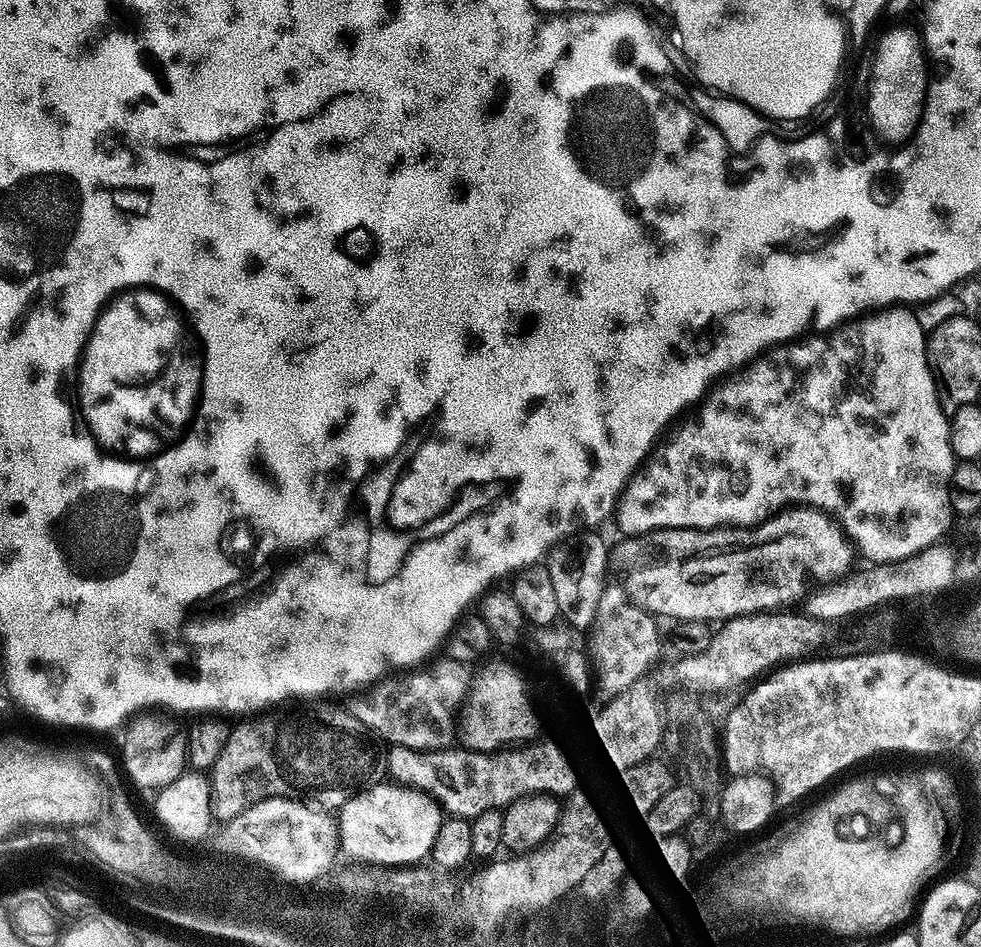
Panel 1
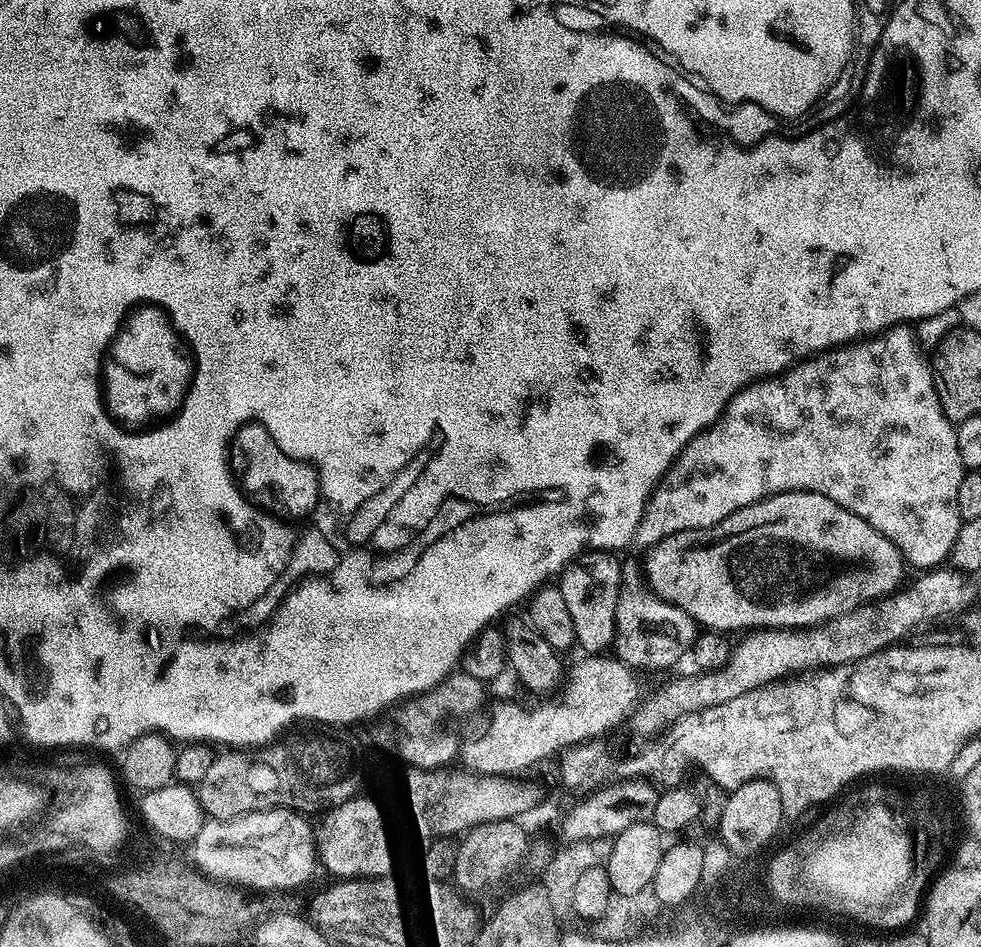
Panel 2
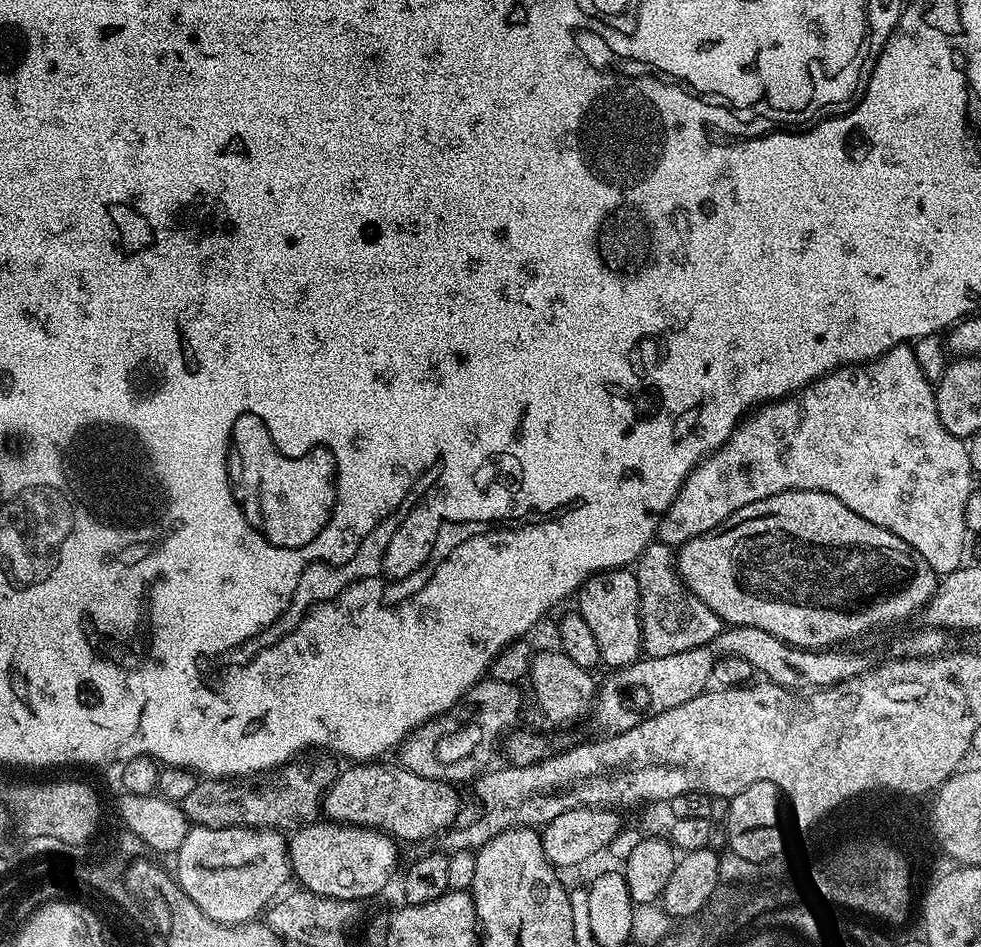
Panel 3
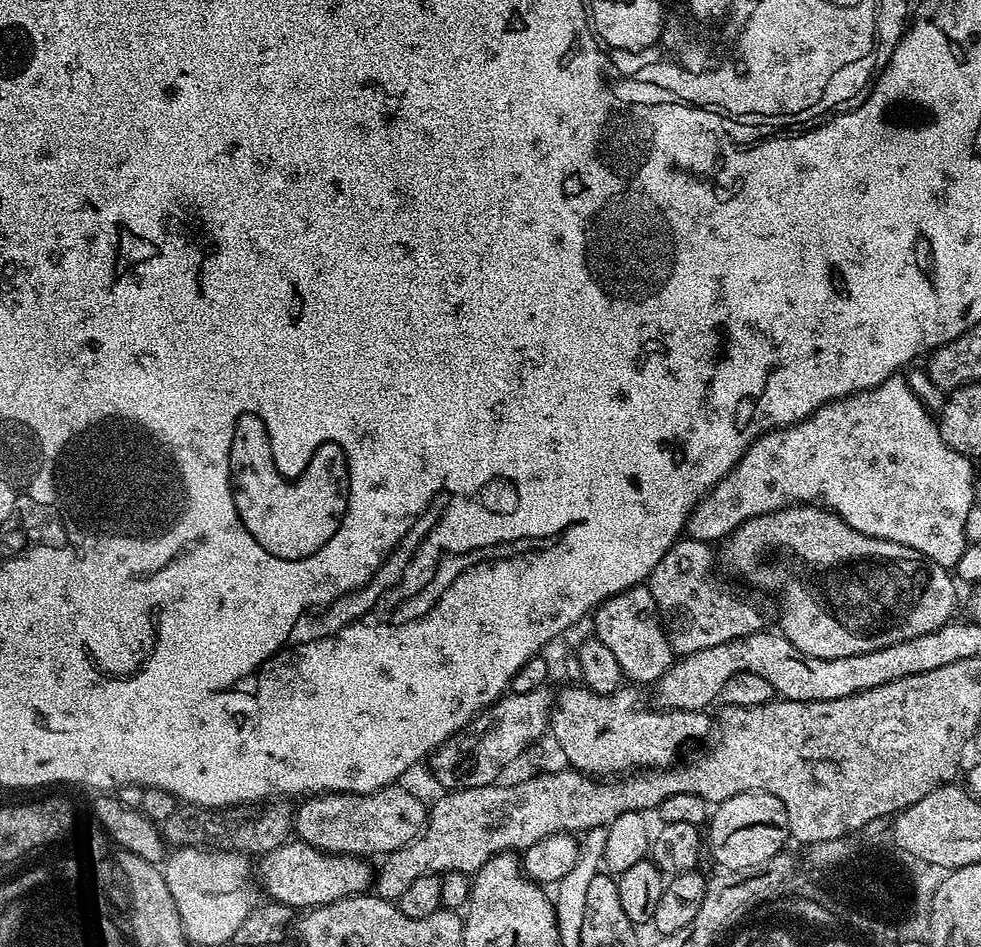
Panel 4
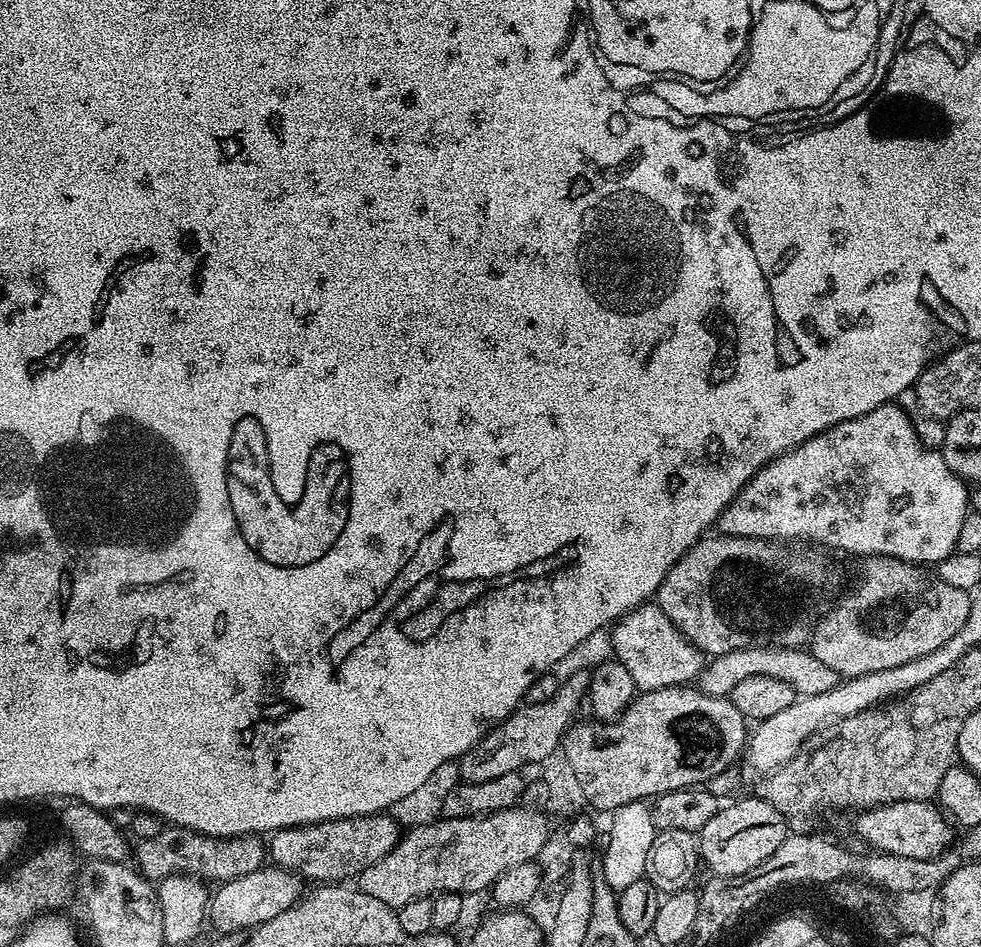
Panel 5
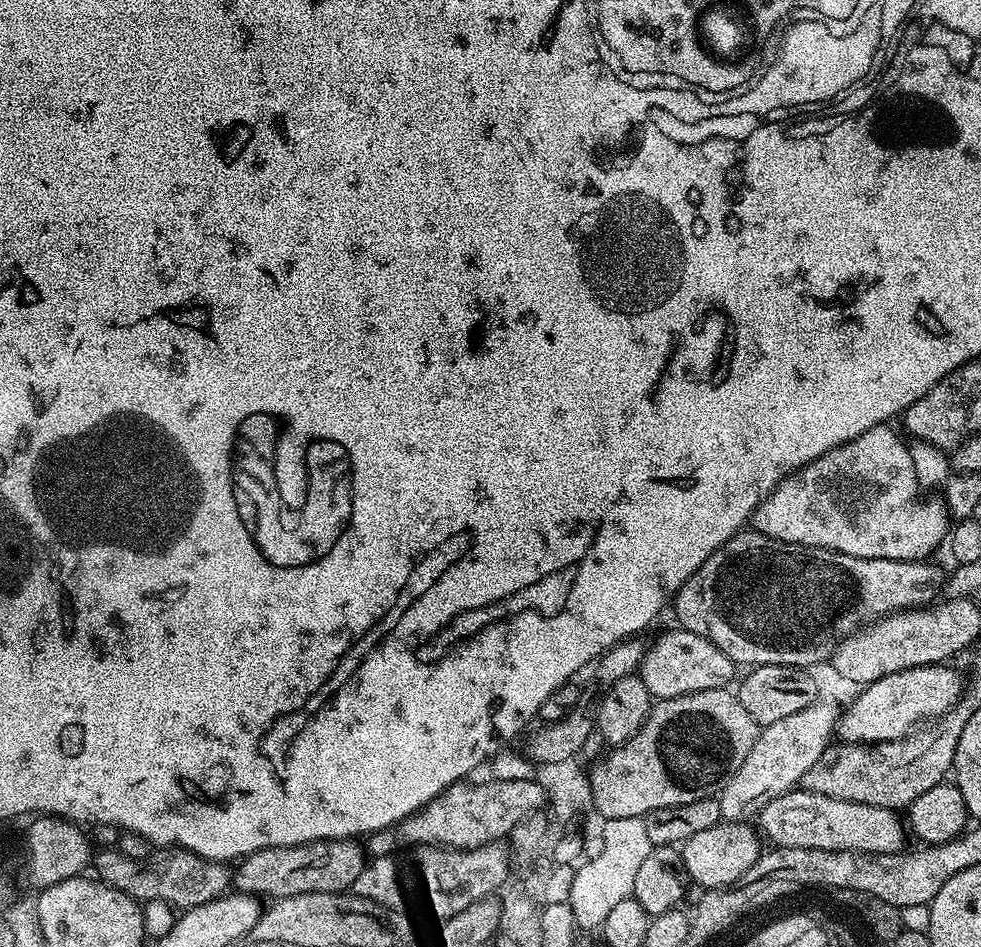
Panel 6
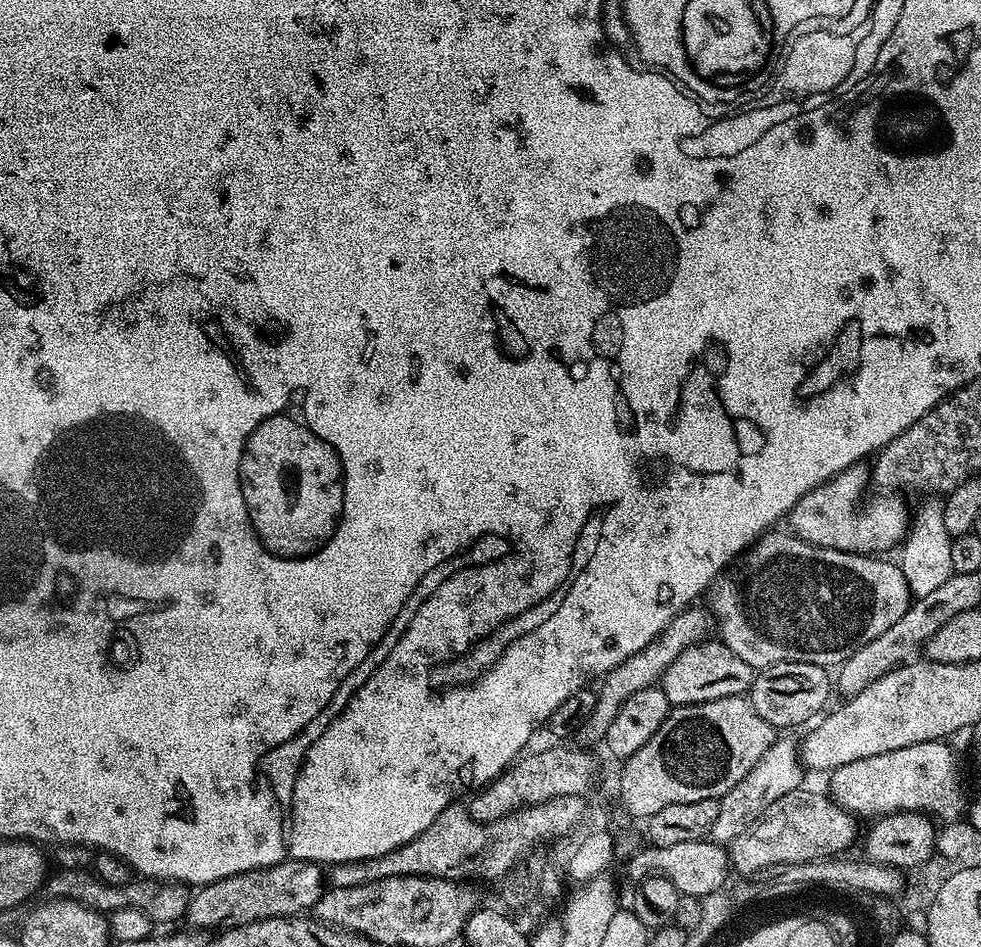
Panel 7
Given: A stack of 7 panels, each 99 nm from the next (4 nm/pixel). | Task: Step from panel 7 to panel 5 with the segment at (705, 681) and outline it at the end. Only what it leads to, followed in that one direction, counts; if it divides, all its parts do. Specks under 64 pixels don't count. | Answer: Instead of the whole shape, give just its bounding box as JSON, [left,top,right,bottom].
[611,602,704,692]

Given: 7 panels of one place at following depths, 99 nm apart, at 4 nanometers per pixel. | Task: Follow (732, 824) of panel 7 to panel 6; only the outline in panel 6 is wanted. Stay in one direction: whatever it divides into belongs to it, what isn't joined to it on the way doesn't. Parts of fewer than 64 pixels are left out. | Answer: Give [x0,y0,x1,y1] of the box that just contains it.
[717,700,840,823]

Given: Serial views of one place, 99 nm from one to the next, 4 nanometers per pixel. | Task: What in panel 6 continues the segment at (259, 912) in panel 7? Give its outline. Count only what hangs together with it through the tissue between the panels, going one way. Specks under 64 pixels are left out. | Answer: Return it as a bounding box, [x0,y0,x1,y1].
[234,840,366,901]

